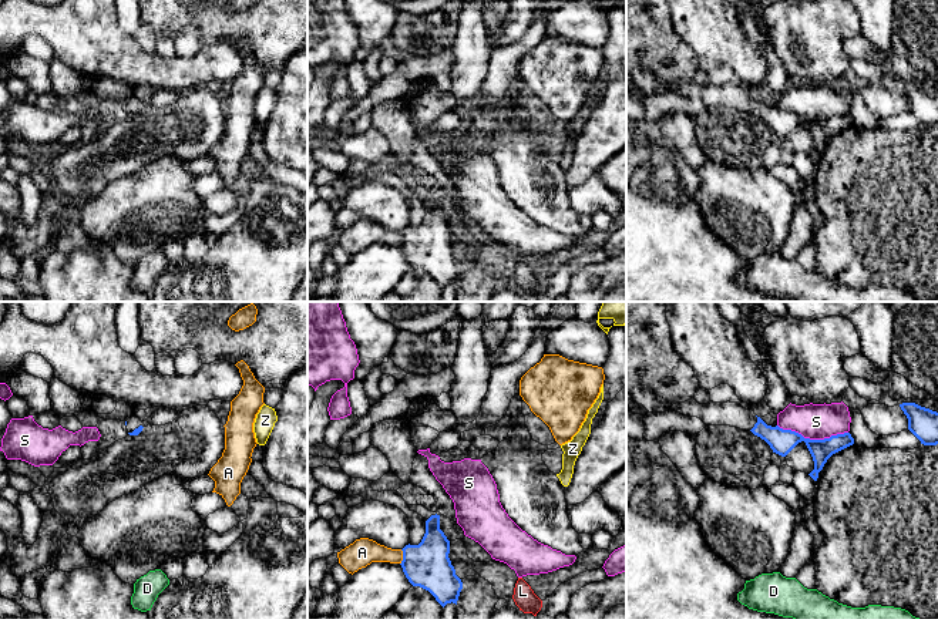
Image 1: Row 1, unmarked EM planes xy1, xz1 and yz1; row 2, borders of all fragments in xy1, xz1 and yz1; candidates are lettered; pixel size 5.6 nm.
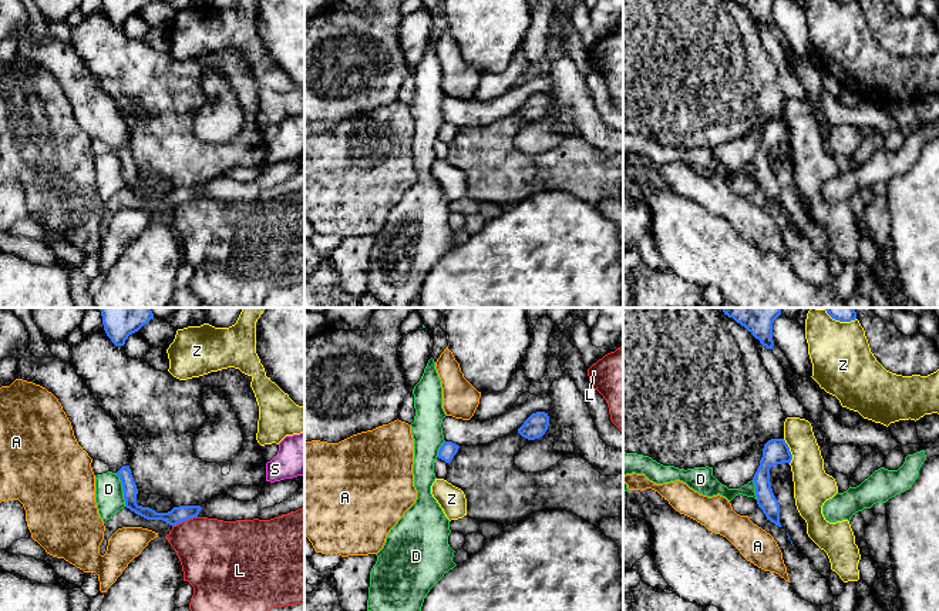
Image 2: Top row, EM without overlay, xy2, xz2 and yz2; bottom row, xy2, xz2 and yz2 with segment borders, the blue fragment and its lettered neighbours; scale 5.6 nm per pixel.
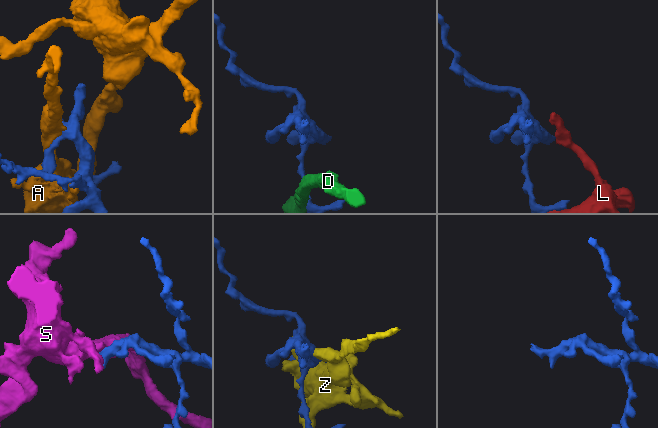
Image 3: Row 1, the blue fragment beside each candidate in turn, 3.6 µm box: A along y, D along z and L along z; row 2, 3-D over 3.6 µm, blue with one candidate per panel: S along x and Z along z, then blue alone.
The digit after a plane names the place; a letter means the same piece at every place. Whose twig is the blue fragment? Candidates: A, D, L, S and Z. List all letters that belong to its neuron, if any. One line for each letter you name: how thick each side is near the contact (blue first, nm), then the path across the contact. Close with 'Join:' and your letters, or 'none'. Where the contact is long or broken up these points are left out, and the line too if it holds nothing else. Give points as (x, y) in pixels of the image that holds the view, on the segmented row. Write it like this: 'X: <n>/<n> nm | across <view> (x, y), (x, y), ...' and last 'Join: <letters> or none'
Join: none

